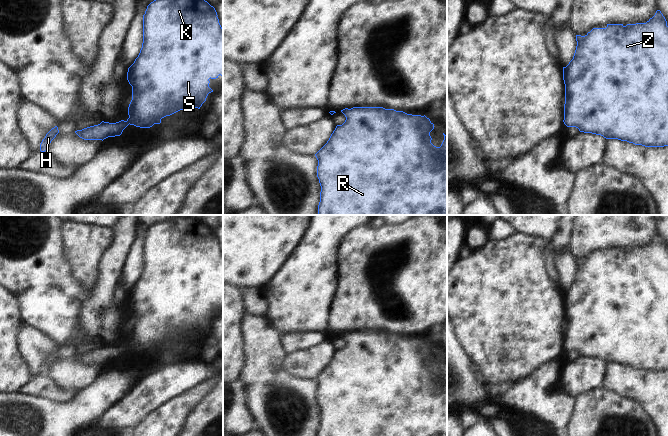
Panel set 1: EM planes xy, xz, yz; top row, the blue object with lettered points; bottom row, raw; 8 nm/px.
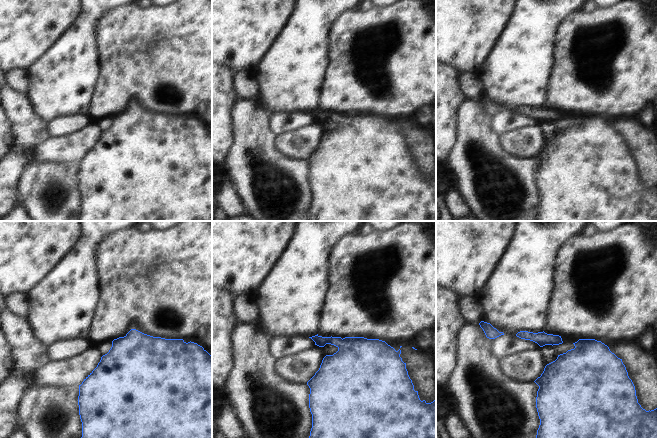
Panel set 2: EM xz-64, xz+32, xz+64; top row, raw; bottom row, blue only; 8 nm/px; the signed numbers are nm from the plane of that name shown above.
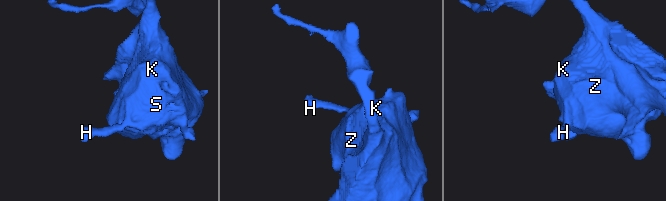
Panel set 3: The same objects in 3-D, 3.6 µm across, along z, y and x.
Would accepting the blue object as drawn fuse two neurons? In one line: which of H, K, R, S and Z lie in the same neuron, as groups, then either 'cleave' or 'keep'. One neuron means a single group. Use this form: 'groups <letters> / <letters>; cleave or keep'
groups H K R S Z; keep

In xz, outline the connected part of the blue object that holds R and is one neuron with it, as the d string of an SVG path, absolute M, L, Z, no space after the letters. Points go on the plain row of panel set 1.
M353 331L351 333L345 332L341 334L345 339L346 344L342 349L337 349L331 358L327 367L315 378L318 384L317 401L321 410L320 426L318 429L318 436L447 436L447 360L444 359L444 364L440 371L436 371L431 367L430 356L434 353L434 348L425 339L412 339L403 335L396 335L394 333L385 333L383 331Z

